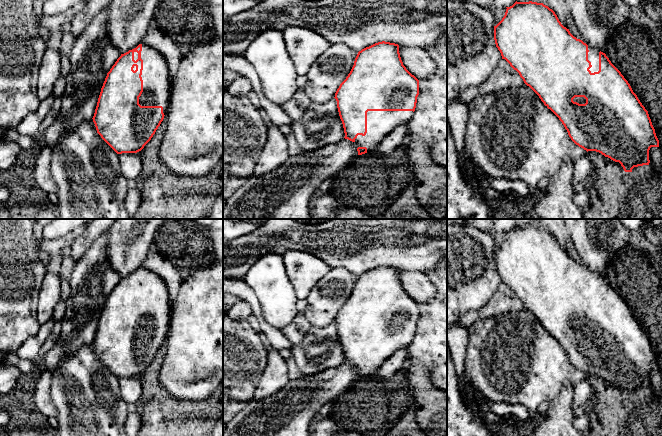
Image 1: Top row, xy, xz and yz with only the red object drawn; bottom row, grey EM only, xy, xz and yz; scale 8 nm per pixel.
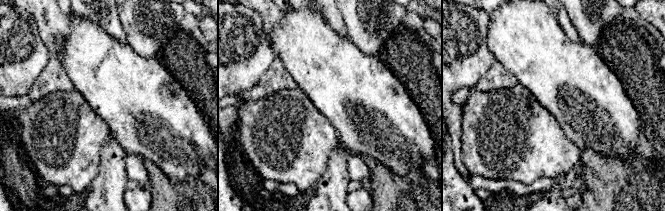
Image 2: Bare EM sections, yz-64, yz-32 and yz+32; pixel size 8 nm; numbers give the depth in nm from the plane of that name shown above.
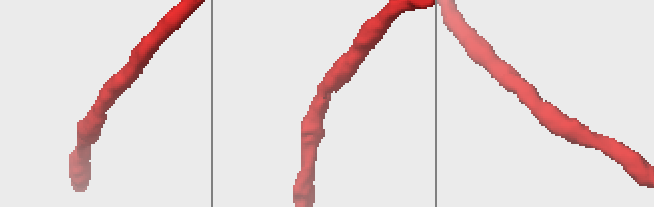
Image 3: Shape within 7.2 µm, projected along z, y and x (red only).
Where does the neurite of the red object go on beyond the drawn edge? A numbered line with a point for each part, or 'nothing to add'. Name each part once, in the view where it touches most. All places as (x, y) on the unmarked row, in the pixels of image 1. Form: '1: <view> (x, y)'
1: xy (157, 305)

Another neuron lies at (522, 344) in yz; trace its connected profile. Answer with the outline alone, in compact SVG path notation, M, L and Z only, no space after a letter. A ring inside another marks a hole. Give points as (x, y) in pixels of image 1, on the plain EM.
M526 308L494 318L478 318L466 330L466 381L483 399L521 404L534 413L541 403L556 398L565 384L575 388L587 378L571 364L559 342Z

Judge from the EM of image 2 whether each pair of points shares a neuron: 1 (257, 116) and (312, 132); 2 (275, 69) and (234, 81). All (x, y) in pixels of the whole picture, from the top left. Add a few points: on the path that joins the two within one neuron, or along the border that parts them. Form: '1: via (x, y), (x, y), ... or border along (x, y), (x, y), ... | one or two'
1: via (271, 130), (273, 132), (298, 132) | one
2: border along (275, 57), (258, 82), (250, 90) | two

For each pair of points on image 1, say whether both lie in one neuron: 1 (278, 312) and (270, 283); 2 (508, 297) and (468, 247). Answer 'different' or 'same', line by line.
1: same
2: different

